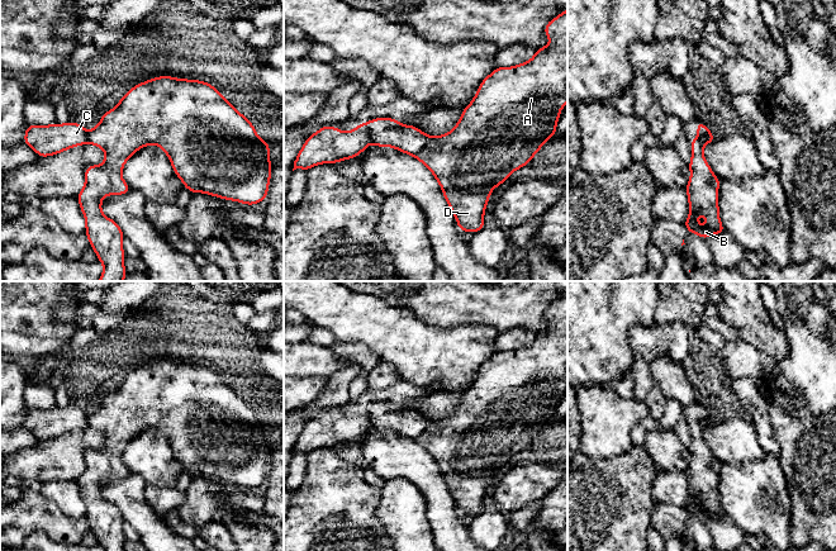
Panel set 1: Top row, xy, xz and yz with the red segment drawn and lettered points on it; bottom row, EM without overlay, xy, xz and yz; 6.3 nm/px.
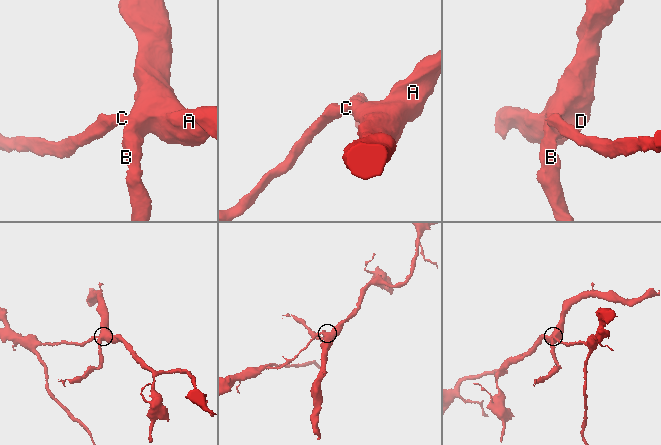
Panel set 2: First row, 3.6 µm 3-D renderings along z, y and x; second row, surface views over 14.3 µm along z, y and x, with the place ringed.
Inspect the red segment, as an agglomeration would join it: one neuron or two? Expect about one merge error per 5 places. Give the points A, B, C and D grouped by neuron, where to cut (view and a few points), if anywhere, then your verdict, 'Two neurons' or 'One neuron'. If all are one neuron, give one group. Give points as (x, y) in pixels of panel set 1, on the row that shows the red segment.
Groups: A B D / C. Split along xz (366, 123), (371, 142). Two neurons

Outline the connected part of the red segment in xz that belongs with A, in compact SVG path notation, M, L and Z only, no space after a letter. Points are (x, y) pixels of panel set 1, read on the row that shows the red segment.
M567 9L550 20L543 32L551 43L536 49L528 62L493 70L451 132L432 137L394 118L367 123L371 143L409 153L433 174L461 232L475 233L485 227L484 213L493 189L529 163L556 134L560 111L567 103Z

